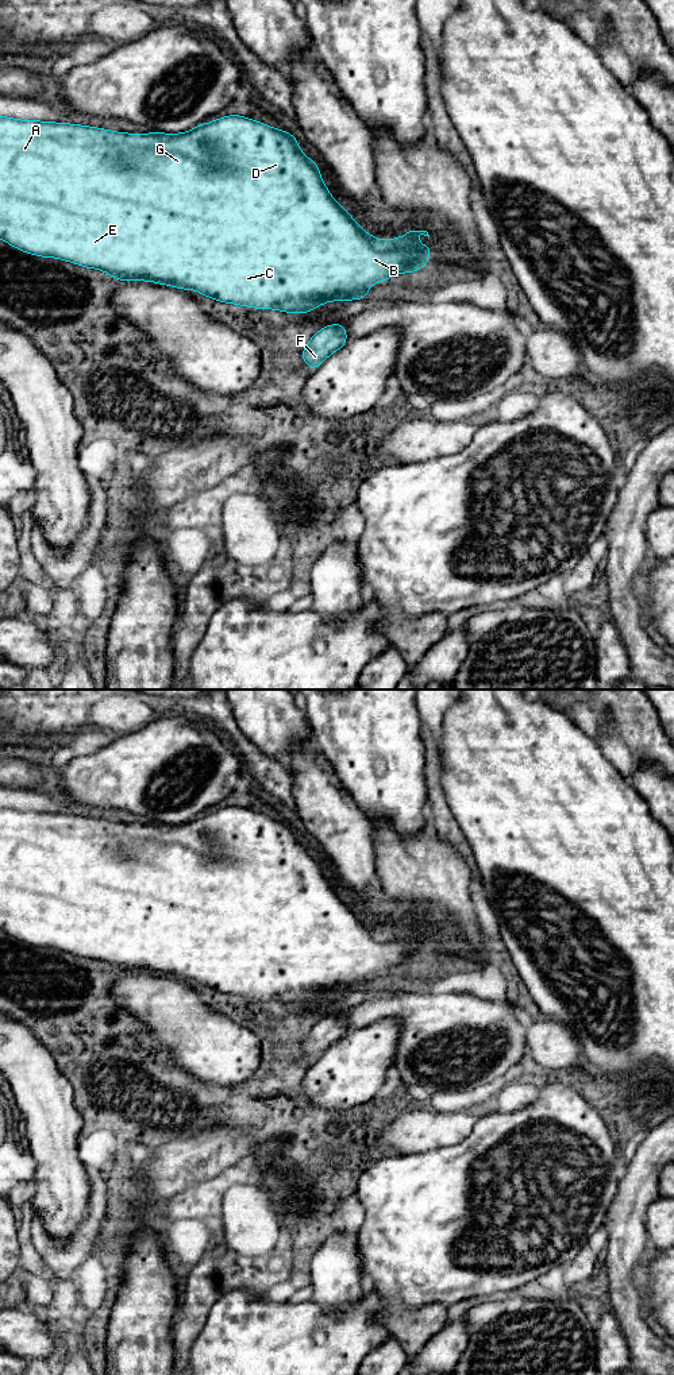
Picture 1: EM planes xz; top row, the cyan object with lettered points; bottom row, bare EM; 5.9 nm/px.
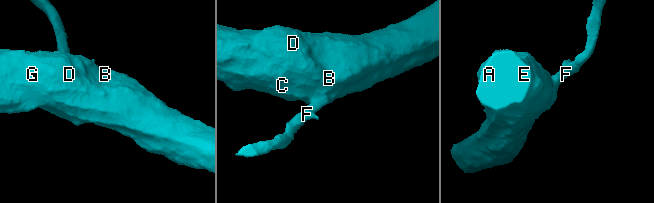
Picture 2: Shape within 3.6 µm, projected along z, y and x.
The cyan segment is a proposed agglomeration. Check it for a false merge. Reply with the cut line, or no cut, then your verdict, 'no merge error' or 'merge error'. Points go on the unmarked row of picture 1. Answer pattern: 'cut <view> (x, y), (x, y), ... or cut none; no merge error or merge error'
cut none; no merge error

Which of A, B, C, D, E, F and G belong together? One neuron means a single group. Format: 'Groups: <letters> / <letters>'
Groups: A B C D E F G

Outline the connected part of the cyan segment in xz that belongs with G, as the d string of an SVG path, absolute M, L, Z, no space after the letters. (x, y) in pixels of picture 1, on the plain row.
M0 807L0 930L31 946L59 949L86 959L99 959L119 972L150 972L182 981L193 980L220 993L308 1004L328 992L366 989L370 986L370 976L425 958L434 941L432 936L417 935L419 926L430 928L427 922L416 922L413 918L407 926L386 932L367 926L362 916L353 911L351 903L344 903L340 893L331 888L320 868L319 854L301 843L296 827L244 807L224 807L184 824L124 824L78 815Z

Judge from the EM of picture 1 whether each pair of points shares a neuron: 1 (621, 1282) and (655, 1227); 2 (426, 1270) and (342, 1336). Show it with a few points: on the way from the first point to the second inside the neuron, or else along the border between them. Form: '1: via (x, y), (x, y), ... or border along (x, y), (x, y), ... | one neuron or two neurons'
1: border along (649, 1207), (646, 1212), (647, 1242) | two neurons
2: border along (372, 1294), (385, 1305) | two neurons

